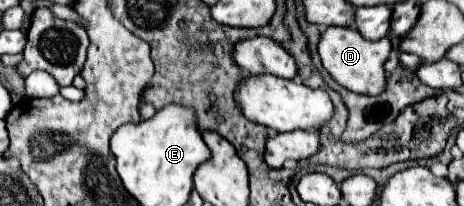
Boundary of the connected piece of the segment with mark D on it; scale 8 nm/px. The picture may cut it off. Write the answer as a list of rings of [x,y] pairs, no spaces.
[[[331,26],[323,32],[321,42],[319,42],[319,56],[325,66],[325,70],[339,82],[343,88],[357,92],[357,94],[367,94],[367,96],[377,96],[385,90],[385,62],[391,54],[389,38],[381,40],[365,40],[355,28],[337,28]]]

